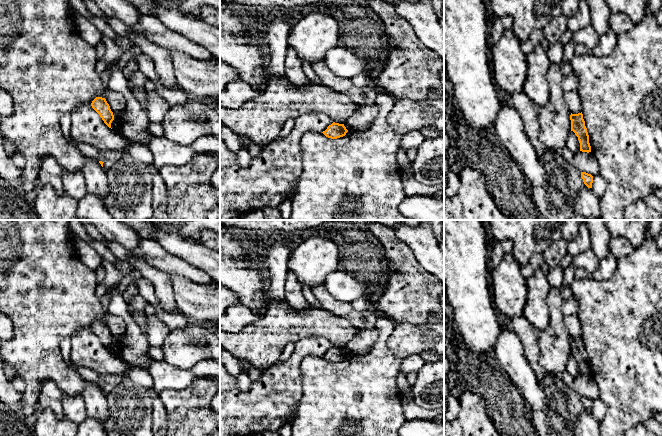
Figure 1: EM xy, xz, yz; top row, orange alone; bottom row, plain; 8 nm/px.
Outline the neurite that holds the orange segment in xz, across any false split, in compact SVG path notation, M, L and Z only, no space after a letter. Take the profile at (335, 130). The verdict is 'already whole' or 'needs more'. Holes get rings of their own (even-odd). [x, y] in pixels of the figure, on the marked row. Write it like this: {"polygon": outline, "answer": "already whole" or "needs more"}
{"polygon": "M333 122L322 133L328 138L337 139L337 138L345 136L347 132L348 132L348 130L344 126L344 124L339 124L339 123Z", "answer": "already whole"}

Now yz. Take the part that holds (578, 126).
{"polygon": "M572 114L570 115L571 120L571 131L575 133L578 137L580 143L580 151L582 152L591 152L591 146L589 143L589 135L587 132L587 128L585 126L585 121L583 119L583 114Z", "answer": "already whole"}

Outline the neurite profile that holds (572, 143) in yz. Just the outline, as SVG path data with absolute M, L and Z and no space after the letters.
M570 131L566 139L566 147L573 153L580 151L580 143L578 137L573 131Z

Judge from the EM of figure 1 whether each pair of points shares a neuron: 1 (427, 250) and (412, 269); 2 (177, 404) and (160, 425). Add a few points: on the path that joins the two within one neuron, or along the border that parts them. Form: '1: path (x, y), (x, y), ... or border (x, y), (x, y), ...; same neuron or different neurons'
1: border (404, 243), (411, 249), (416, 260), (433, 275); different neurons
2: border (159, 396), (166, 413), (167, 425); different neurons

